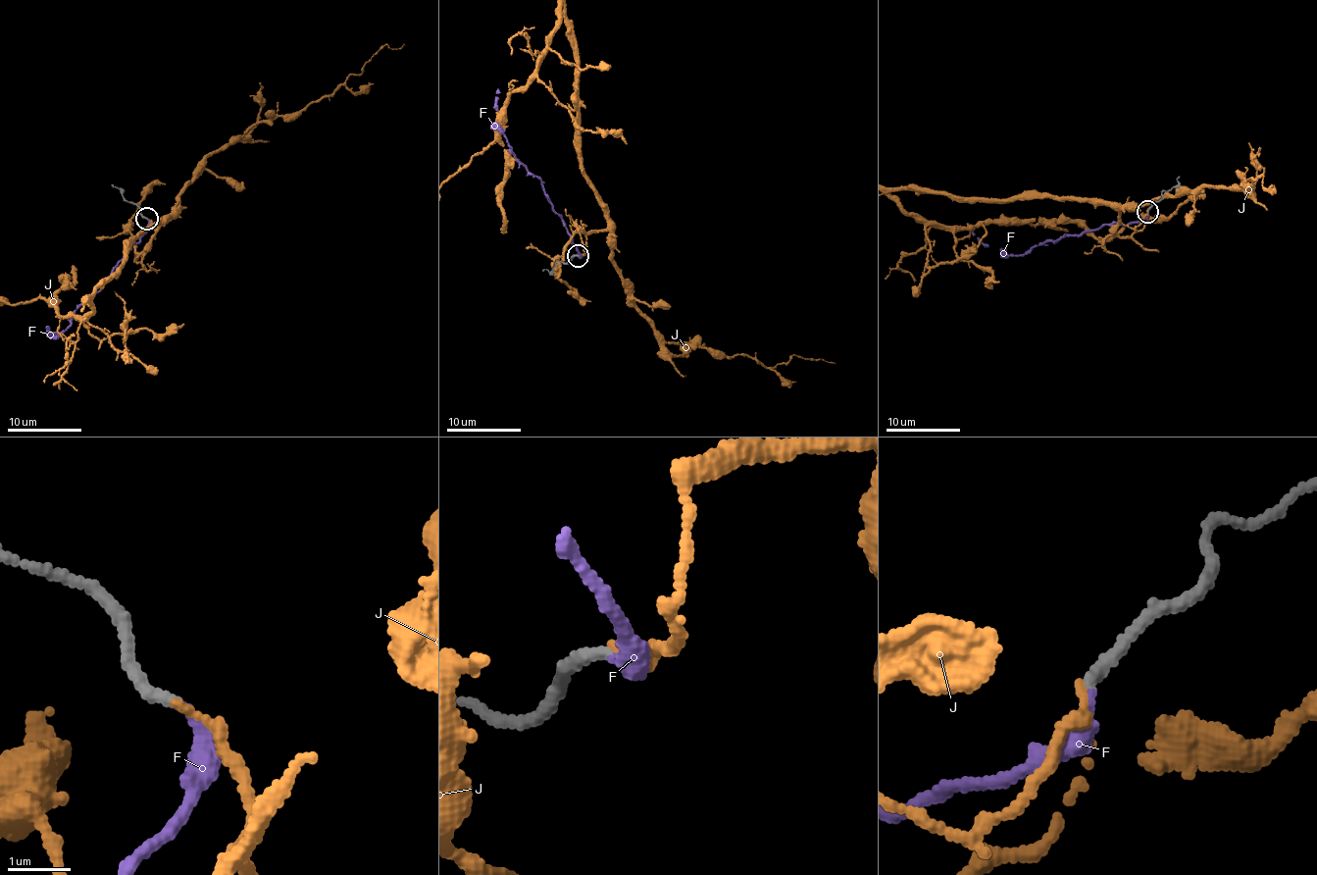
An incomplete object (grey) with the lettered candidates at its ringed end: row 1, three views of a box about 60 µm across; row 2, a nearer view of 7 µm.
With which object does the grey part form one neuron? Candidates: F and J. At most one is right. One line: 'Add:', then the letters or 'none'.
Add: F

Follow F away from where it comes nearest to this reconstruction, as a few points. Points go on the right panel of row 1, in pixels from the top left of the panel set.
F: (1147, 211), (1139, 221), (1126, 225), (1106, 224), (1017, 255), (986, 246), (971, 231)

